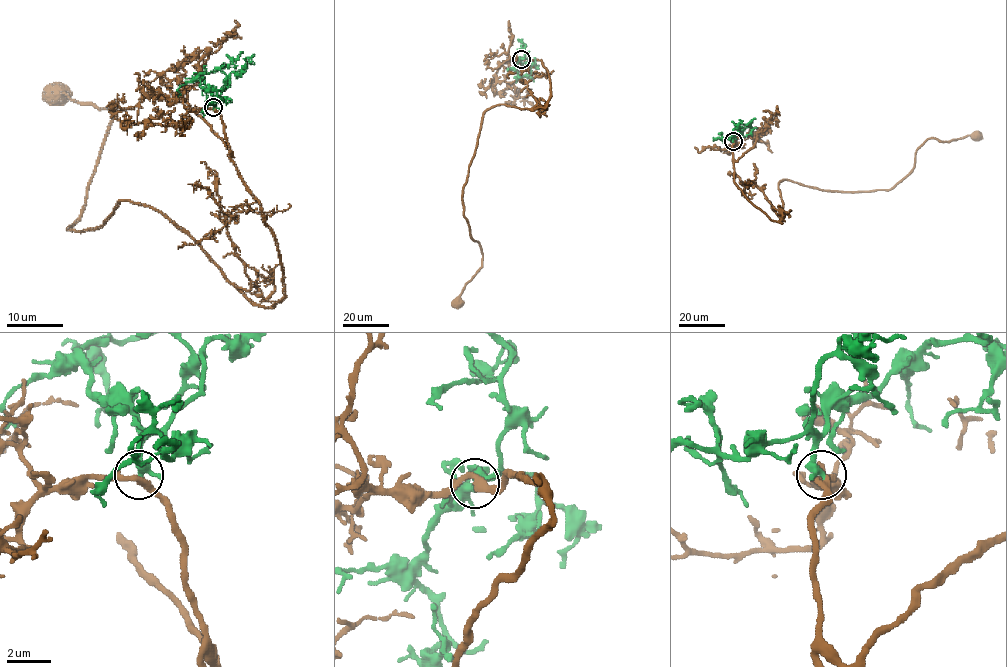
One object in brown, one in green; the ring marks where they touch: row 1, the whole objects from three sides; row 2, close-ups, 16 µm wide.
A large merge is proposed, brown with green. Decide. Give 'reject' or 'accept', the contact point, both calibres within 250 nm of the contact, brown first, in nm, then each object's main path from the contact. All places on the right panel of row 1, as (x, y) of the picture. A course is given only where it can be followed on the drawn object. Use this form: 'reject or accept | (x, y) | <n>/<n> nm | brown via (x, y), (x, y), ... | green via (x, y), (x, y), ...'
accept | (733, 141) | 320/280 nm | brown via (733, 141), (735, 184), (777, 221), (782, 180), (841, 192), (890, 190), (911, 171), (928, 139), (977, 136) | green via (733, 141), (734, 135), (751, 127), (749, 123), (755, 119)

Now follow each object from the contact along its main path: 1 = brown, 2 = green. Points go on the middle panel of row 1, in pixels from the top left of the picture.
1: (522, 59), (541, 61), (551, 96), (543, 107), (500, 104), (485, 112), (462, 202), (482, 263), (456, 303)
2: (522, 59), (516, 71), (520, 77), (529, 75), (534, 81)

